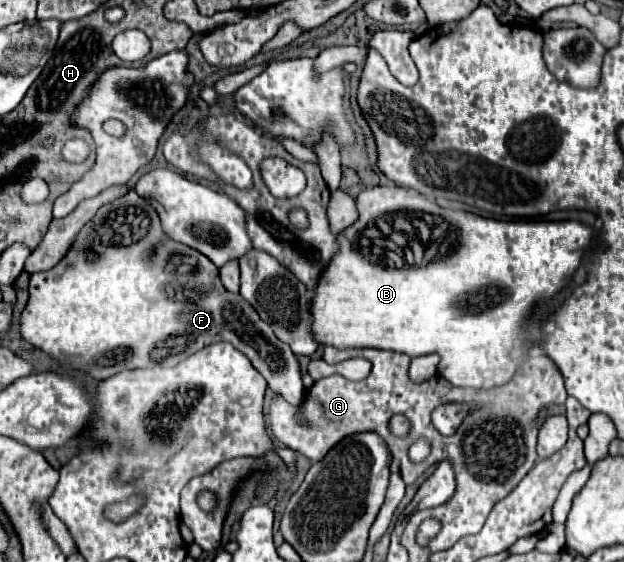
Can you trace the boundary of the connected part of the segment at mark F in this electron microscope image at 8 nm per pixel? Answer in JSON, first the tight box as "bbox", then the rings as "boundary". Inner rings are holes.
{"bbox":[19,190,305,406],"boundary":[[[135,190],[101,206],[95,218],[81,228],[75,244],[55,268],[31,274],[29,302],[19,316],[19,332],[25,342],[43,350],[61,366],[69,366],[93,380],[109,378],[121,370],[175,366],[193,352],[225,340],[251,360],[273,394],[283,396],[293,406],[305,398],[301,366],[289,346],[273,334],[271,326],[259,318],[241,294],[229,294],[221,286],[219,270],[209,258],[163,234],[153,206]]]}

